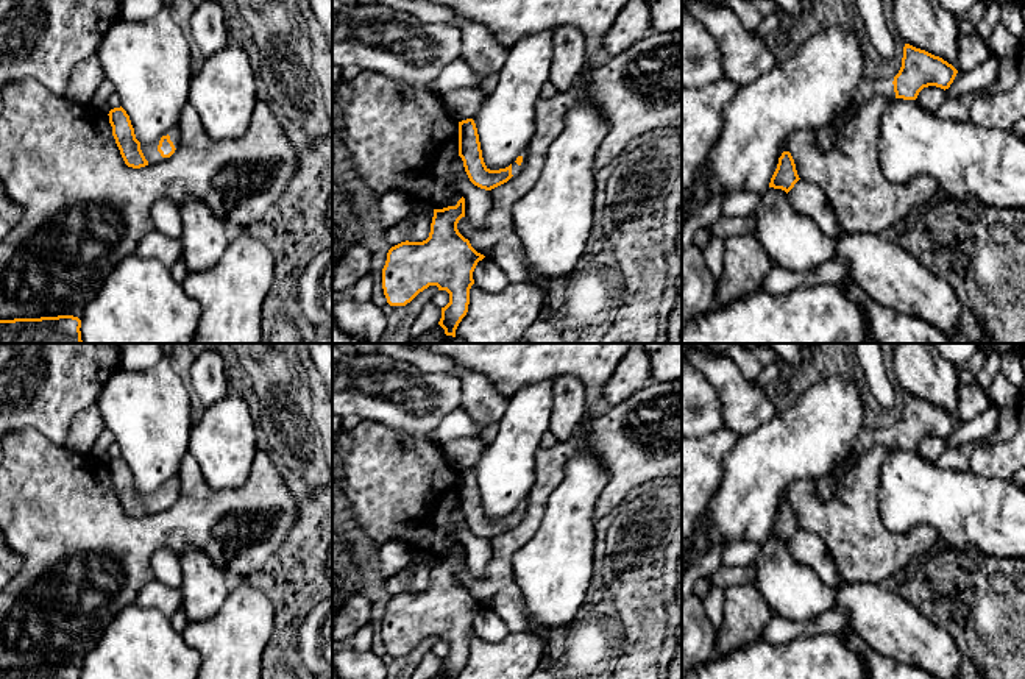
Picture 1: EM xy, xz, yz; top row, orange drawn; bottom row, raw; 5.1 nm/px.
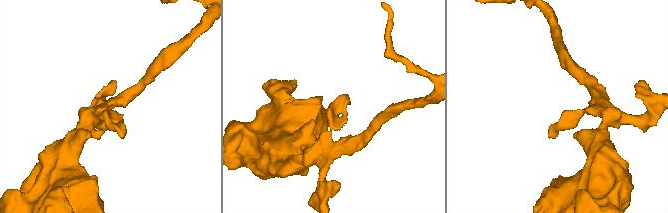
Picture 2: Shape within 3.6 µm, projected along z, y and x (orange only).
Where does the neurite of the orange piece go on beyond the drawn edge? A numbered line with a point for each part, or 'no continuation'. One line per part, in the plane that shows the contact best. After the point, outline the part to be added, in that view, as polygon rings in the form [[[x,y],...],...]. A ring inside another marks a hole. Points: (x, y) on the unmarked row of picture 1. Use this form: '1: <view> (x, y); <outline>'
1: xy (150, 501); [[[156,490],[154,493],[150,493],[150,495],[140,493],[140,499],[142,499],[145,509],[148,510],[148,514],[158,514],[158,512],[168,509],[168,507],[162,507],[161,503],[158,501],[159,490]]]

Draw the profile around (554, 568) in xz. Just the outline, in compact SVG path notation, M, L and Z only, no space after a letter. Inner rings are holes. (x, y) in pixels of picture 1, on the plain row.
M588 450L565 467L535 535L515 553L513 574L526 615L548 637L574 621L593 579L594 506L608 471Z

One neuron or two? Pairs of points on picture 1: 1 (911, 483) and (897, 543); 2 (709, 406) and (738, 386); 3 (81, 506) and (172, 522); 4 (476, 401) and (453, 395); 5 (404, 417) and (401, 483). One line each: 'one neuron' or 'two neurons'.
1: two neurons
2: two neurons
3: one neuron
4: two neurons
5: two neurons

